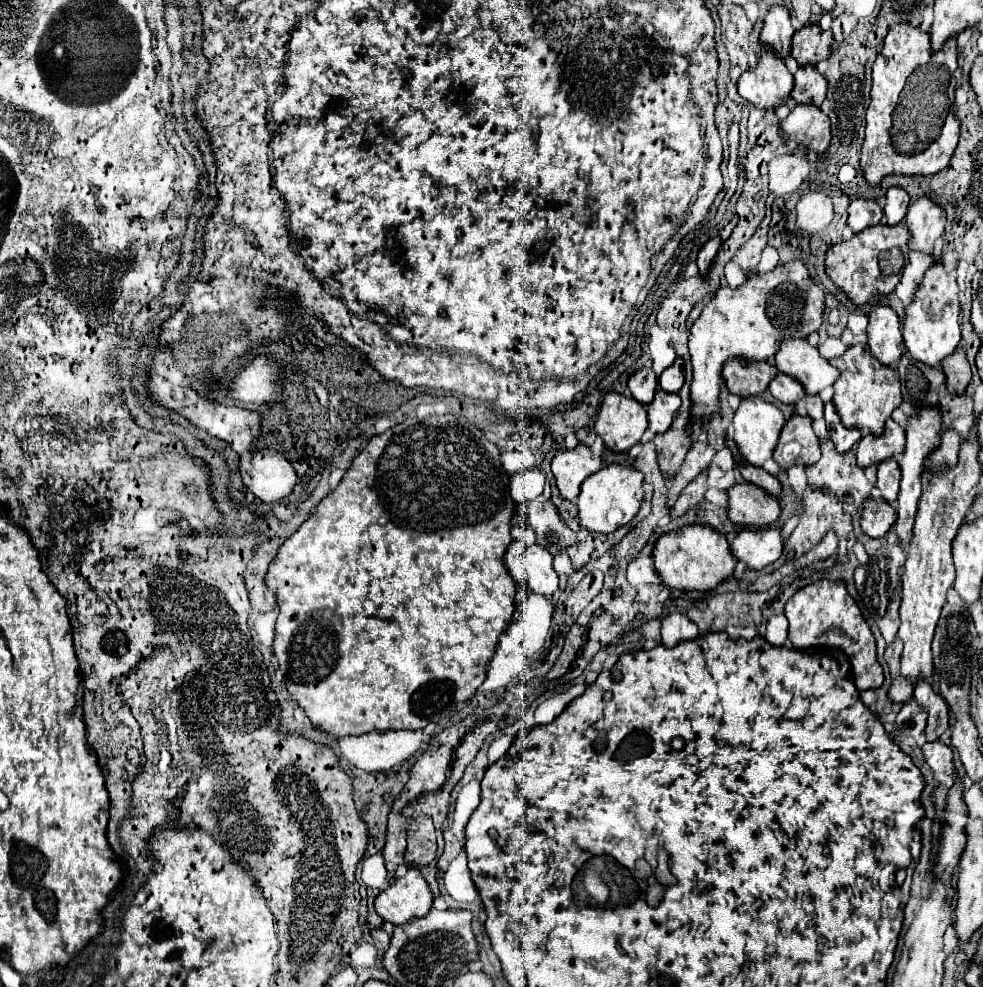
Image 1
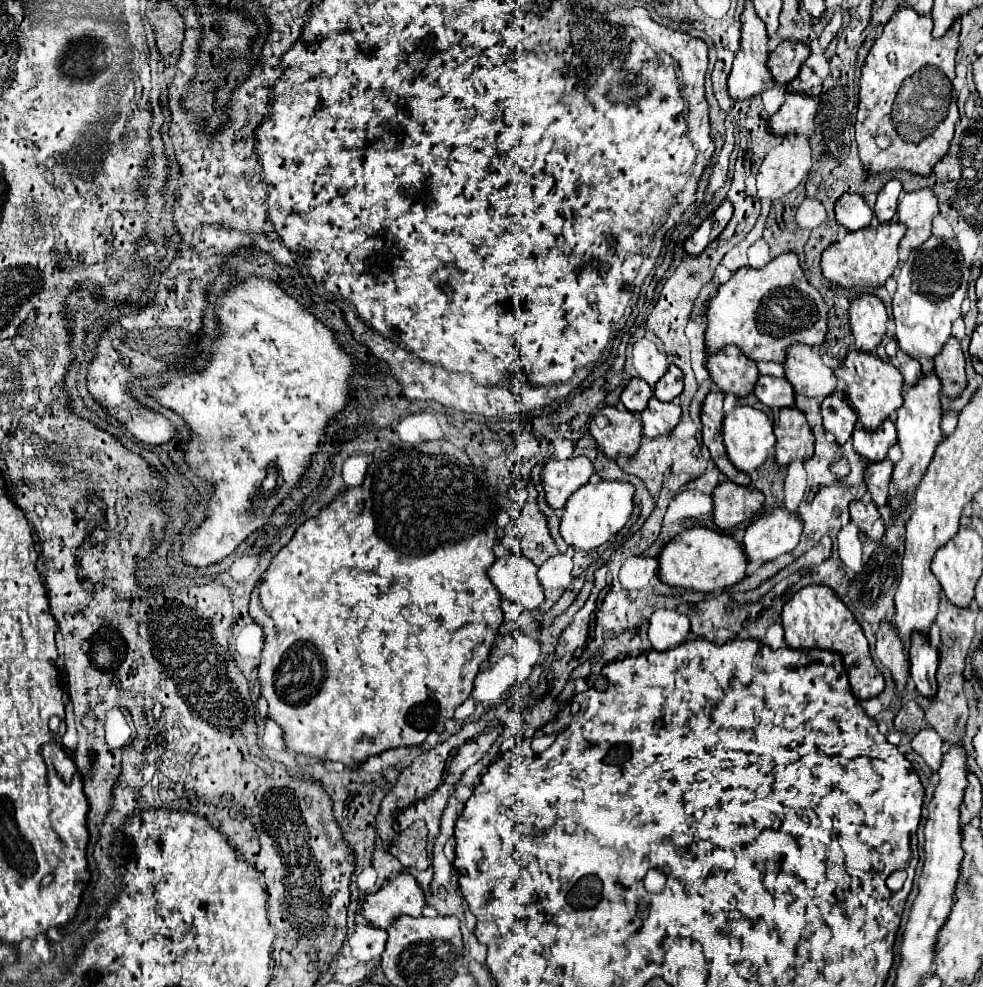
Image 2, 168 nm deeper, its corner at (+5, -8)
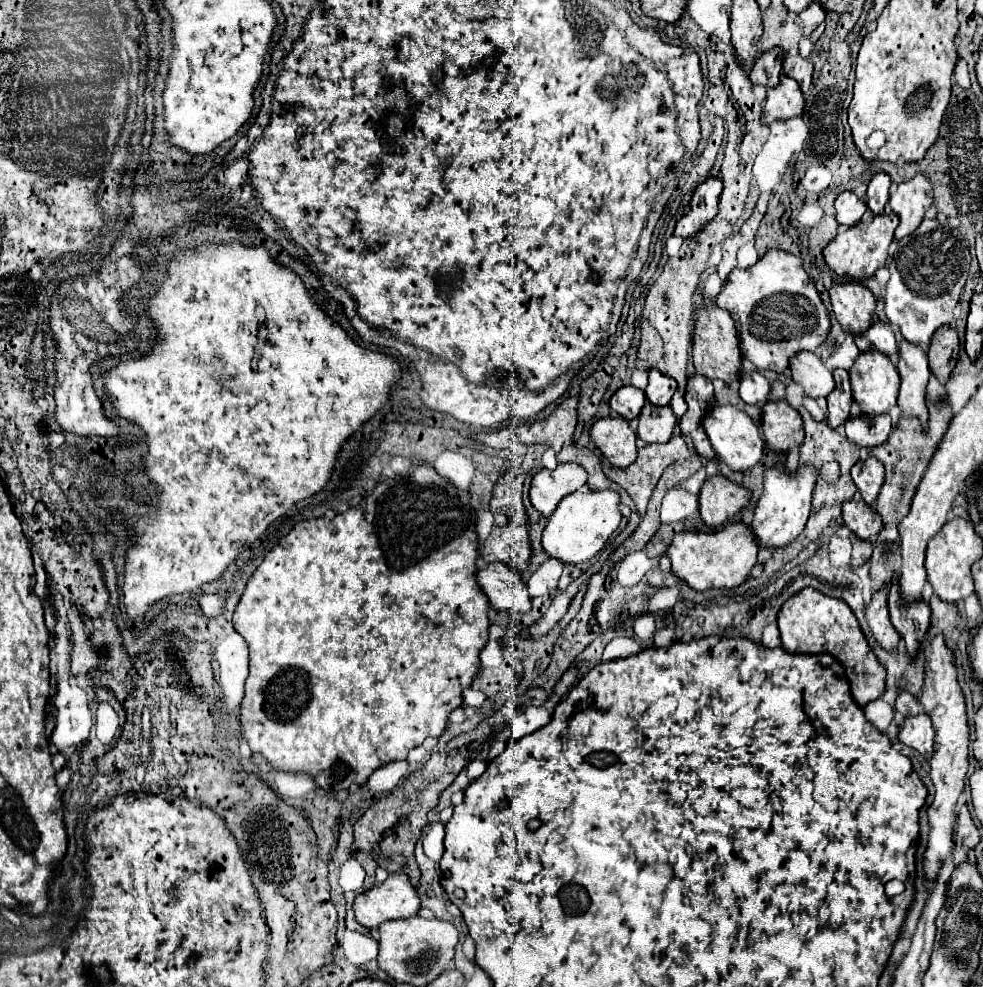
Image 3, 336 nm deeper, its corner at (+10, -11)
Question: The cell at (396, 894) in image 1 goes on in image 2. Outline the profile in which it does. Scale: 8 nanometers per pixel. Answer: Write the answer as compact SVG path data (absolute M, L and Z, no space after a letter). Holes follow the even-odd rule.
M401 872L381 890L363 902L363 916L377 928L387 930L399 916L421 916L425 906L423 890L409 872Z

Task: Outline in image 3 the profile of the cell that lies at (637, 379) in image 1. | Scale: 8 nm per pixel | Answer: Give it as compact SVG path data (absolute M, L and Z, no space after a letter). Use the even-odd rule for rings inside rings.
M628 385L628 387L620 387L612 397L610 397L610 407L624 419L636 419L640 415L640 409L646 403L646 395L644 391Z

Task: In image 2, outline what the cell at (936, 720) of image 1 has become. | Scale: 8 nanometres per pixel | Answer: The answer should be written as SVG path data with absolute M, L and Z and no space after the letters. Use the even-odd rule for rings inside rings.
M913 634L909 660L911 660L911 678L917 684L919 694L933 696L933 692L937 692L937 678L935 678L939 664L937 650L929 646L925 636Z

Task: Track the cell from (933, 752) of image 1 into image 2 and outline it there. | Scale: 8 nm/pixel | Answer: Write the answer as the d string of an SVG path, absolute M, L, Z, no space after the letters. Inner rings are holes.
M923 728L911 740L911 748L927 762L927 766L931 770L937 770L941 766L941 760L943 760L943 740L941 740L941 736L935 730Z

